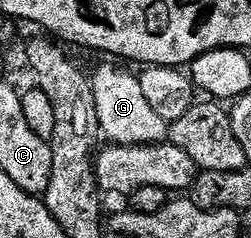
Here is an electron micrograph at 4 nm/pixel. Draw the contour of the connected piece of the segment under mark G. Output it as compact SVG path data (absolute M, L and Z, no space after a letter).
M105 61L105 64L102 65L101 68L98 69L97 72L92 72L91 78L93 80L93 92L95 93L95 109L97 110L97 116L99 117L99 125L101 126L101 135L104 136L110 144L114 143L126 143L127 145L135 145L136 143L163 143L169 139L169 129L170 124L165 123L163 121L163 117L159 117L159 113L155 113L155 109L151 109L151 105L147 102L147 97L143 94L143 85L141 84L140 78L136 74L128 75L127 72L124 71L116 62L113 61Z

